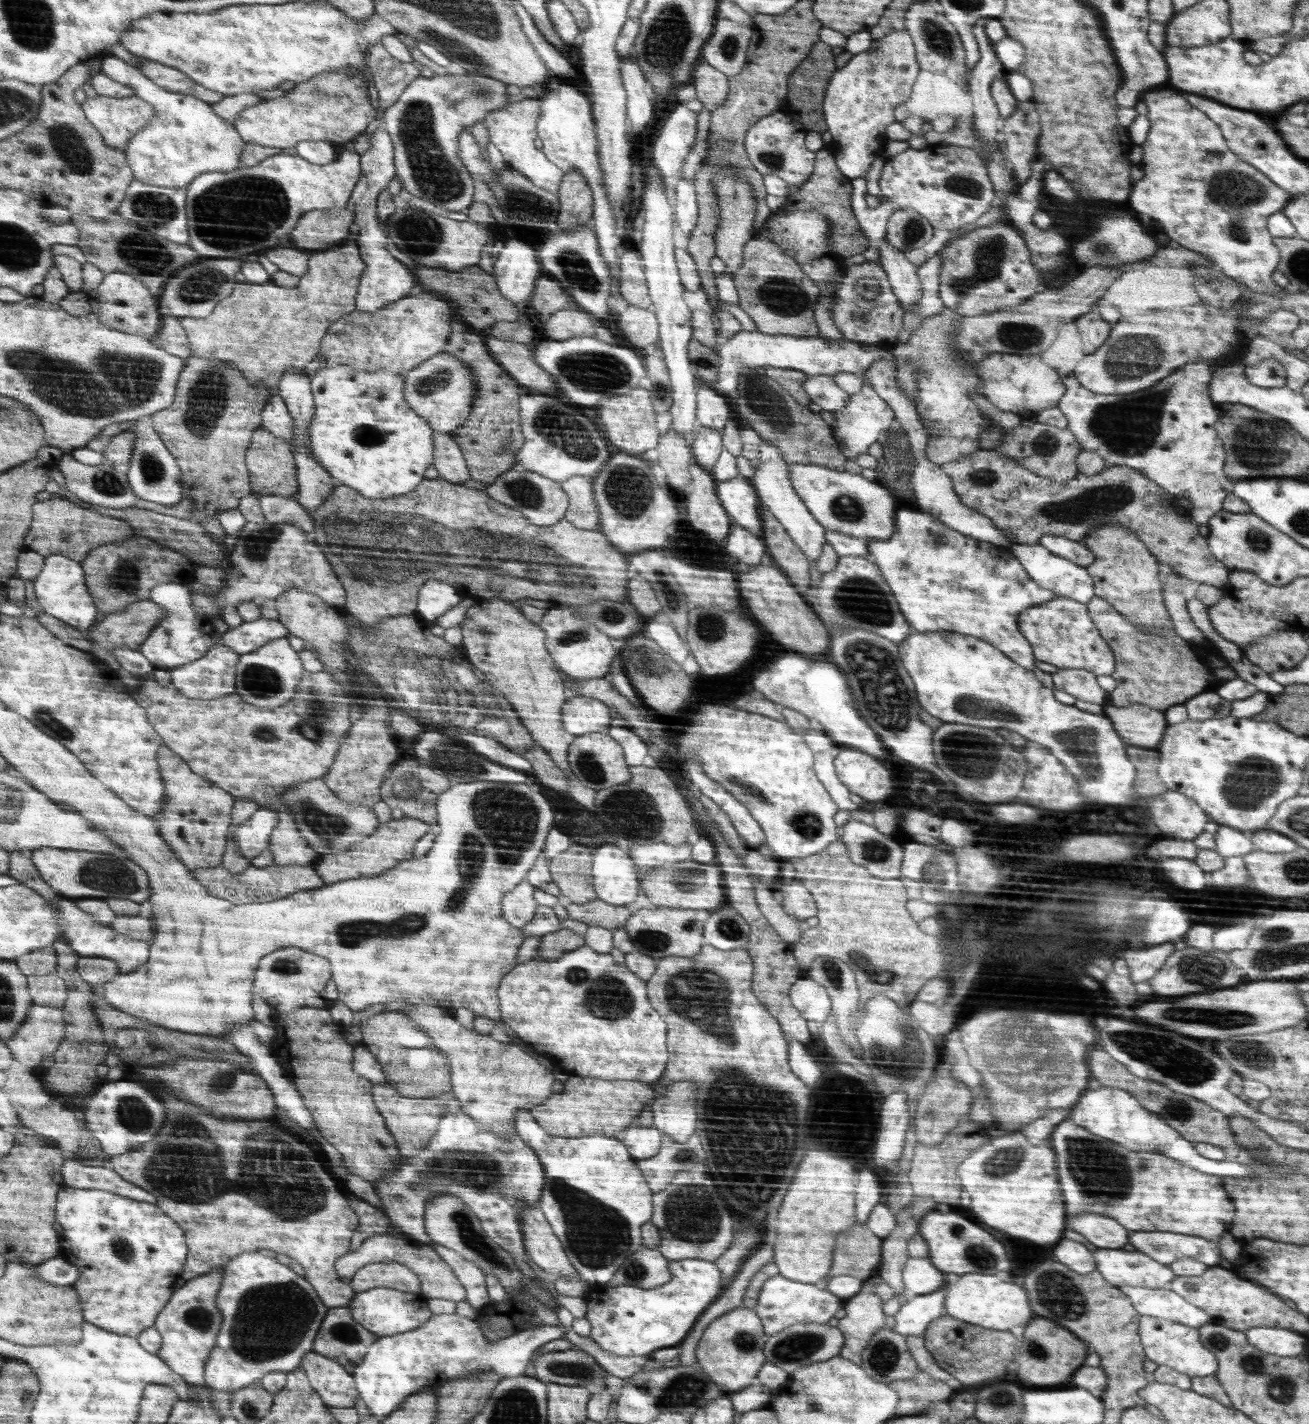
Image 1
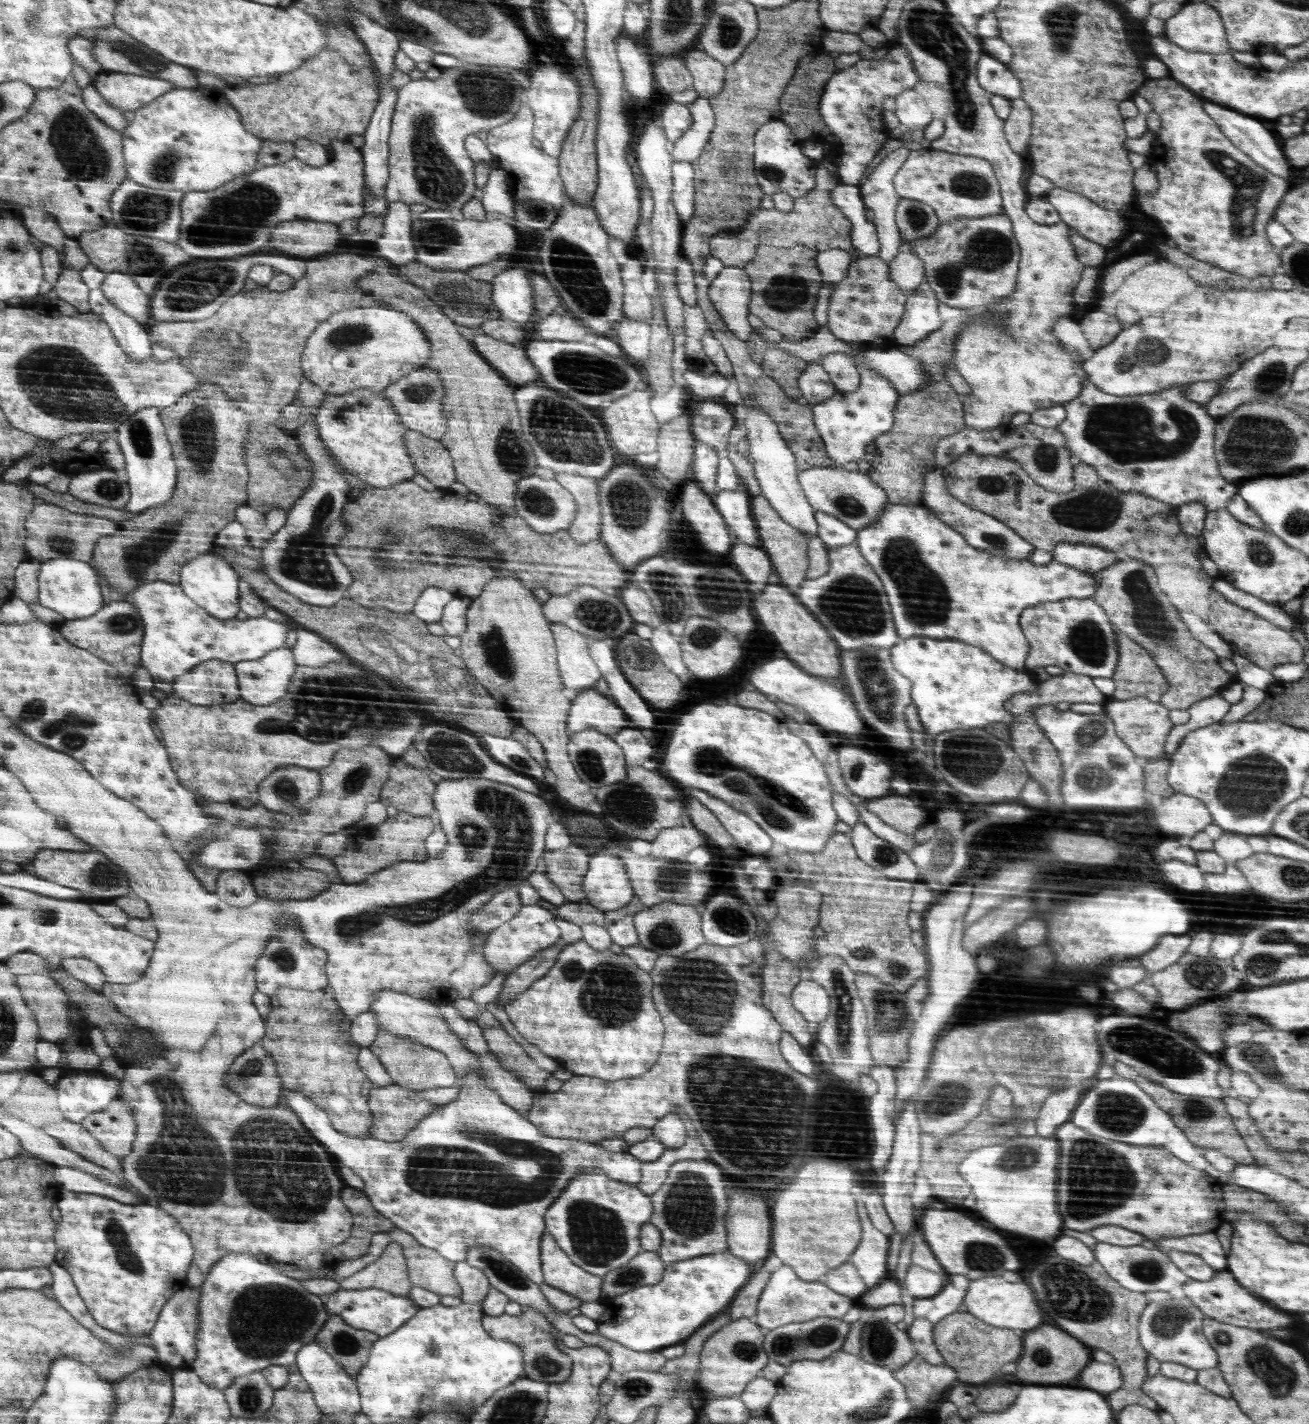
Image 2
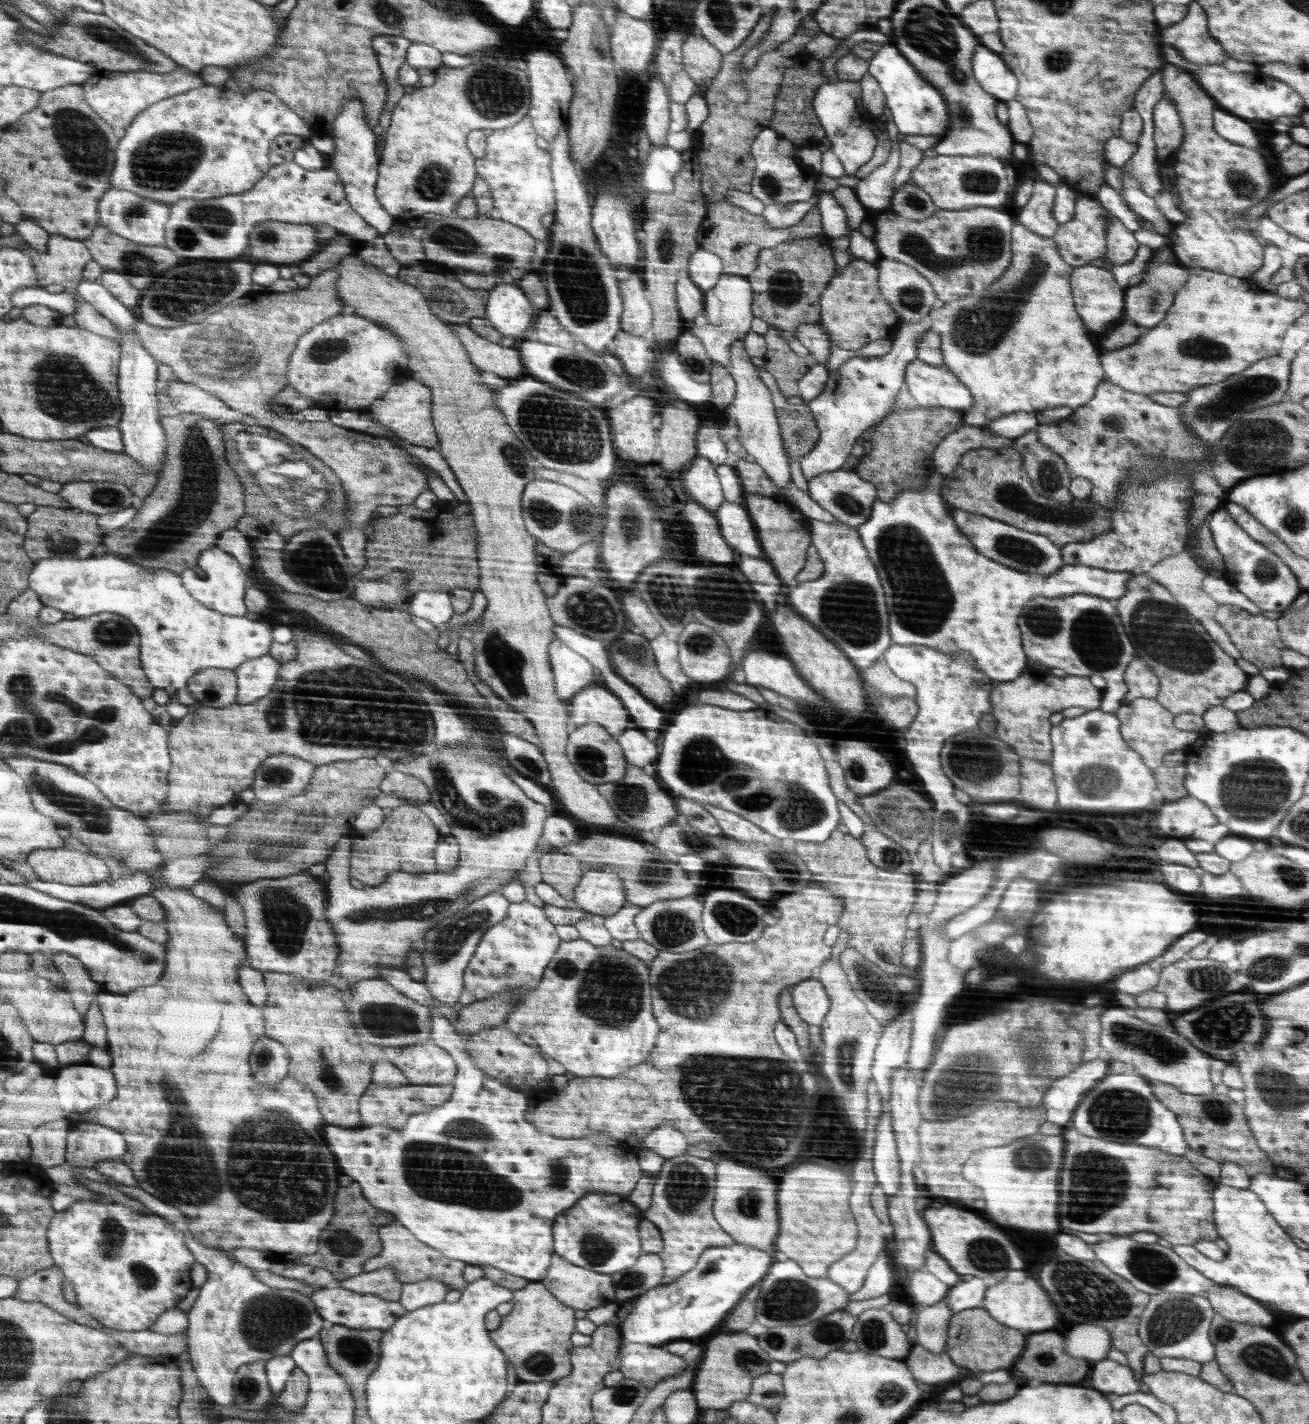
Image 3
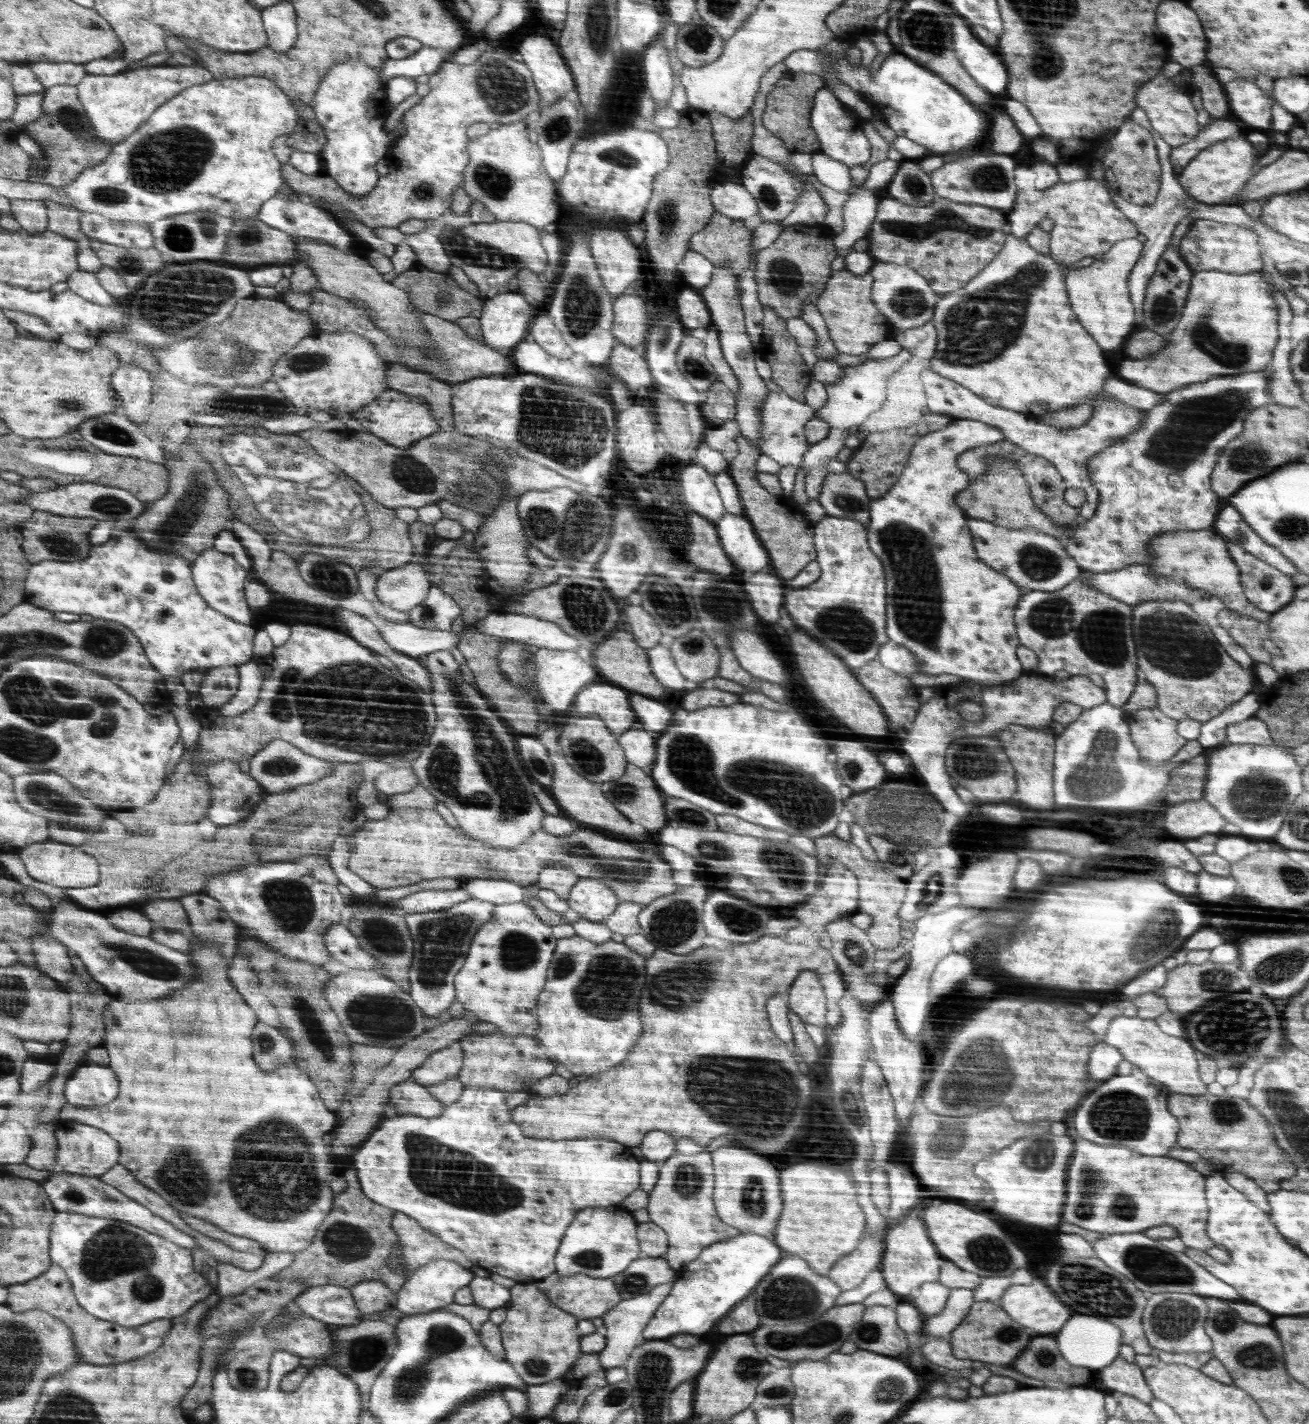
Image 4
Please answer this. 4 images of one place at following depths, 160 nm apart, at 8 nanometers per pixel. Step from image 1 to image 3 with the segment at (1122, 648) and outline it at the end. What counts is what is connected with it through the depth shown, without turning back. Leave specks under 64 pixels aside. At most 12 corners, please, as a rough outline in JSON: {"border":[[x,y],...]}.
{"border":[[1138,656],[1128,664],[1123,681],[1125,702],[1155,699],[1159,678]]}

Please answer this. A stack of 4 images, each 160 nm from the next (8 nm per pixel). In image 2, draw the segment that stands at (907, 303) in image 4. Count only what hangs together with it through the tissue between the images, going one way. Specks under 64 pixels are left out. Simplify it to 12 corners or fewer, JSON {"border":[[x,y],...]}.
{"border":[[912,251],[898,253],[888,278],[910,298],[926,280]]}

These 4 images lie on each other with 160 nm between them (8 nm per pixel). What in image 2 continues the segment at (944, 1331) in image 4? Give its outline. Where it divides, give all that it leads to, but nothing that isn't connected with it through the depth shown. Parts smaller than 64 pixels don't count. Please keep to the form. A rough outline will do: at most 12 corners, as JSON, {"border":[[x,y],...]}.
{"border":[[916,1318],[904,1327],[916,1352],[930,1365],[944,1364],[935,1325]]}

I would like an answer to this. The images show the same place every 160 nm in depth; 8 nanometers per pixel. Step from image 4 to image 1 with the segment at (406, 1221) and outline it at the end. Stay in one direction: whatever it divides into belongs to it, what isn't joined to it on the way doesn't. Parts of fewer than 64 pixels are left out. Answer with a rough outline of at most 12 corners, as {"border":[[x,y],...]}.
{"border":[[406,1233],[367,1239],[335,1264],[352,1278],[364,1266],[398,1262],[421,1294],[460,1303],[466,1292],[430,1246]]}

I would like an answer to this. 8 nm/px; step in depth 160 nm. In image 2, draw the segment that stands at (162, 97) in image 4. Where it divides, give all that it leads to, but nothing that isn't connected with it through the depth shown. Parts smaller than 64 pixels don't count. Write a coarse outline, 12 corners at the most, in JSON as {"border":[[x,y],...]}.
{"border":[[106,71],[95,87],[133,112],[174,90],[157,77]]}

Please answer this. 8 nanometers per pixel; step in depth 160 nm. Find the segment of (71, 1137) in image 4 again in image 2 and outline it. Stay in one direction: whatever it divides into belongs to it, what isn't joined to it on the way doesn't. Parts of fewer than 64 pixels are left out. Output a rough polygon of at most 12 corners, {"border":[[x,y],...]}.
{"border":[[114,1097],[81,1122],[114,1156],[130,1154],[133,1110]]}

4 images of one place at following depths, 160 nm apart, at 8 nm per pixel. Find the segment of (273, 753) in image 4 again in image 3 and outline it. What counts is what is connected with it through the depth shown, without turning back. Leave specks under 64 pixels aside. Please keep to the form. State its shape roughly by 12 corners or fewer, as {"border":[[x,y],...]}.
{"border":[[280,753],[256,769],[255,800],[282,804],[303,794],[318,766]]}

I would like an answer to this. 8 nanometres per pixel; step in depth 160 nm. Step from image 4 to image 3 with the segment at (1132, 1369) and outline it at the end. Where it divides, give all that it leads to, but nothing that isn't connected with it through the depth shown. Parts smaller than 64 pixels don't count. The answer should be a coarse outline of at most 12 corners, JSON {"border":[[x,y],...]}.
{"border":[[1108,1359],[1092,1366],[1092,1387],[1123,1395],[1138,1392],[1140,1381],[1128,1366]]}

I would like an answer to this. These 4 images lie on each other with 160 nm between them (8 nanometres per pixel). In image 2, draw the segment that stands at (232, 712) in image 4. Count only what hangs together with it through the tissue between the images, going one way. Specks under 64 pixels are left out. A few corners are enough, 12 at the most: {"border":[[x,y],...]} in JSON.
{"border":[[288,647],[234,663],[240,699],[287,694],[298,664]]}

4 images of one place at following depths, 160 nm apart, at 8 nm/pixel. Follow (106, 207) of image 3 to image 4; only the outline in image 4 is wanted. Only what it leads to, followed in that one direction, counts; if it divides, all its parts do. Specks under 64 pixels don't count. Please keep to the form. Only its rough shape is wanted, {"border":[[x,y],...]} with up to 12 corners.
{"border":[[98,213],[81,221],[88,240],[124,248],[154,246],[149,224],[110,220]]}

